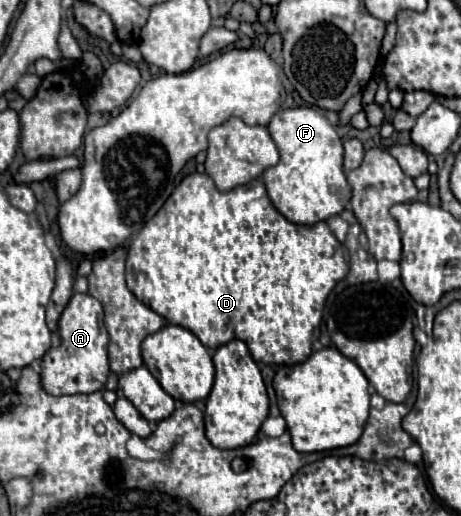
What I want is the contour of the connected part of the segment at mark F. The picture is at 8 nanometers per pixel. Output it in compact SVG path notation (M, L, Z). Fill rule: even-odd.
M313 107L281 109L273 115L267 129L281 155L277 165L263 171L275 209L299 225L313 225L339 215L351 199L351 187L343 171L343 143L327 117Z

